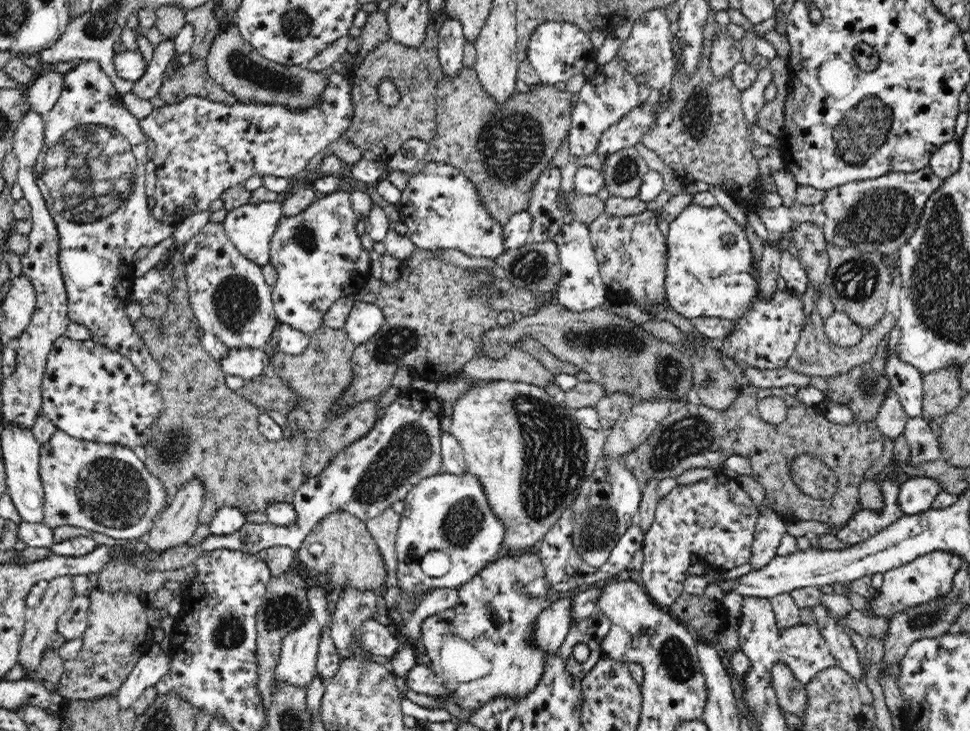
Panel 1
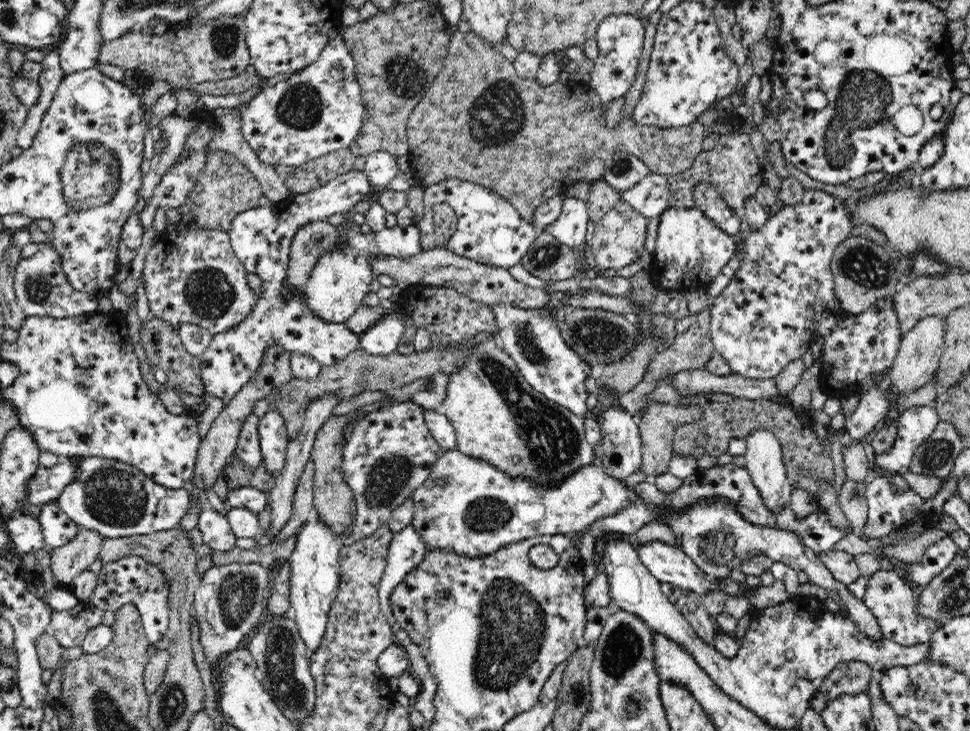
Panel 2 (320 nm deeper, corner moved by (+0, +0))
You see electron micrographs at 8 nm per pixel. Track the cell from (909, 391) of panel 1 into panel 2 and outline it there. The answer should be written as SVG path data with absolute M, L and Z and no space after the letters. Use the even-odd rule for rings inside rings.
M933 405L923 407L912 407L895 417L893 422L897 426L897 436L893 446L885 453L875 453L875 466L880 470L886 470L889 475L901 475L910 472L913 456L916 450L932 436L936 426L941 422L940 416L934 410Z

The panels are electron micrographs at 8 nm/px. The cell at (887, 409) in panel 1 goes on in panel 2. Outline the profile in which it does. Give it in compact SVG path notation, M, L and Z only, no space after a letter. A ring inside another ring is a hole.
M926 316L919 320L908 332L903 333L899 353L891 368L891 384L900 392L899 398L907 396L920 386L924 386L937 372L945 347L945 319L939 316Z

